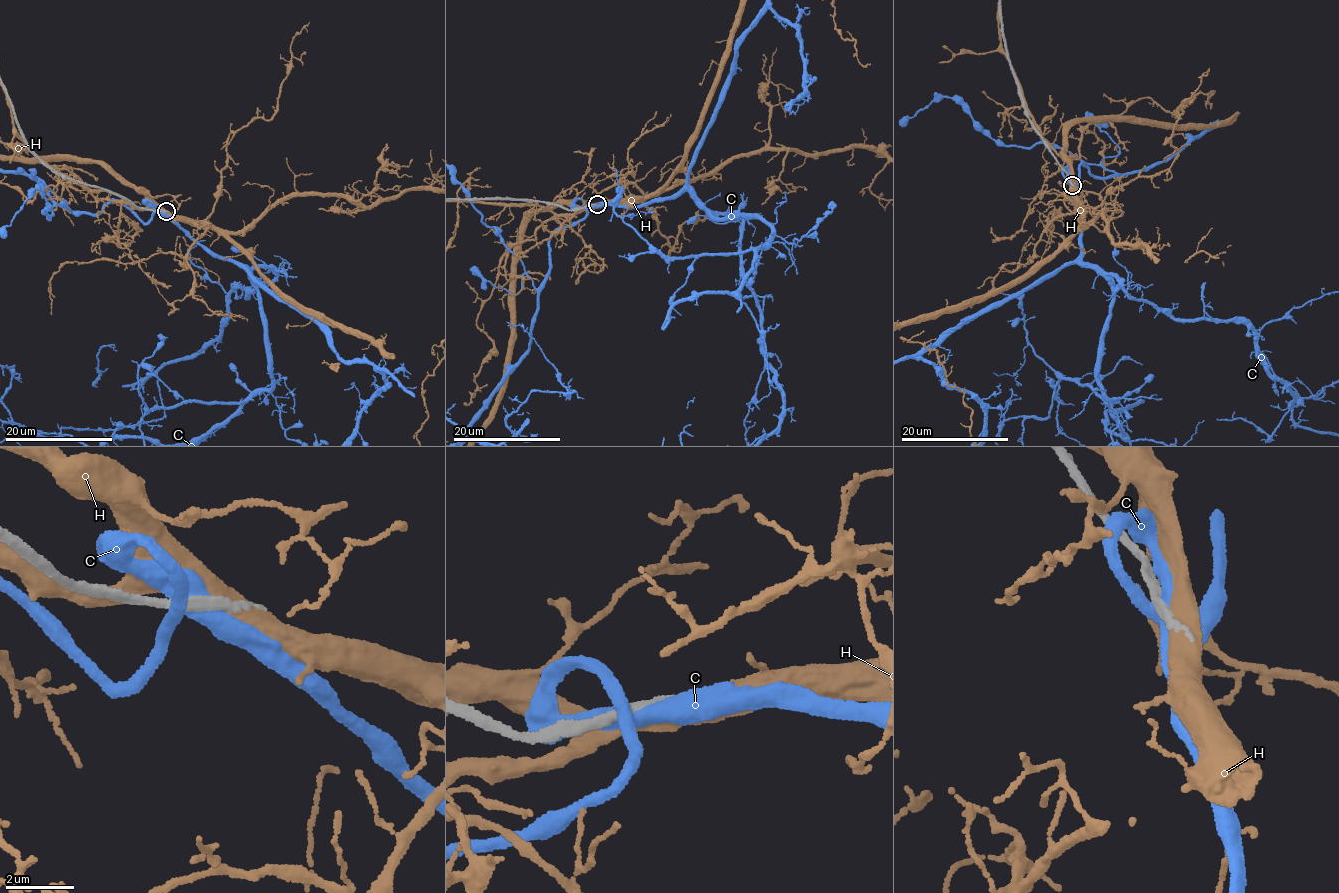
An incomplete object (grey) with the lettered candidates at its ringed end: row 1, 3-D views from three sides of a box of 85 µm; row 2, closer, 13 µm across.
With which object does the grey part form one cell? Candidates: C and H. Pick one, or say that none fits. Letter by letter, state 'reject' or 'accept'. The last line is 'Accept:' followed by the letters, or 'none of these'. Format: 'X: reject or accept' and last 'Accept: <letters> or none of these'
C: reject
H: reject
Accept: none of these

